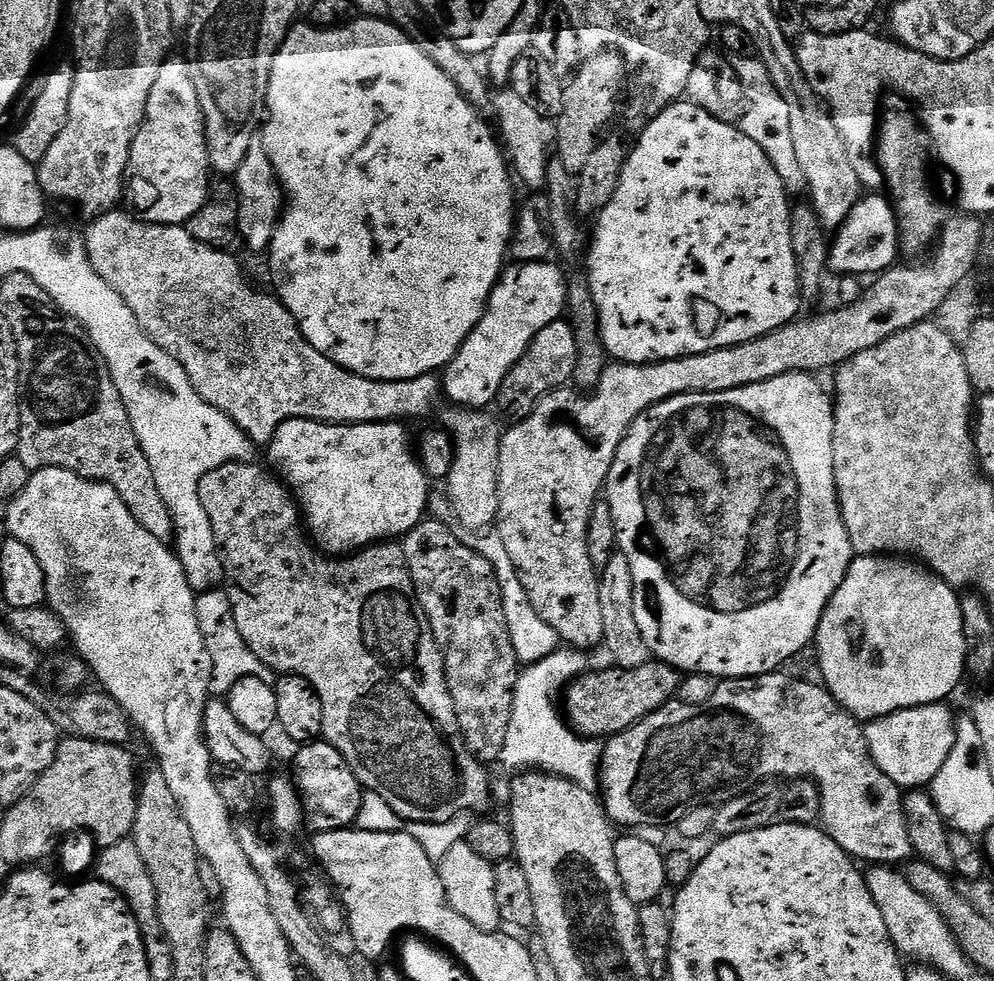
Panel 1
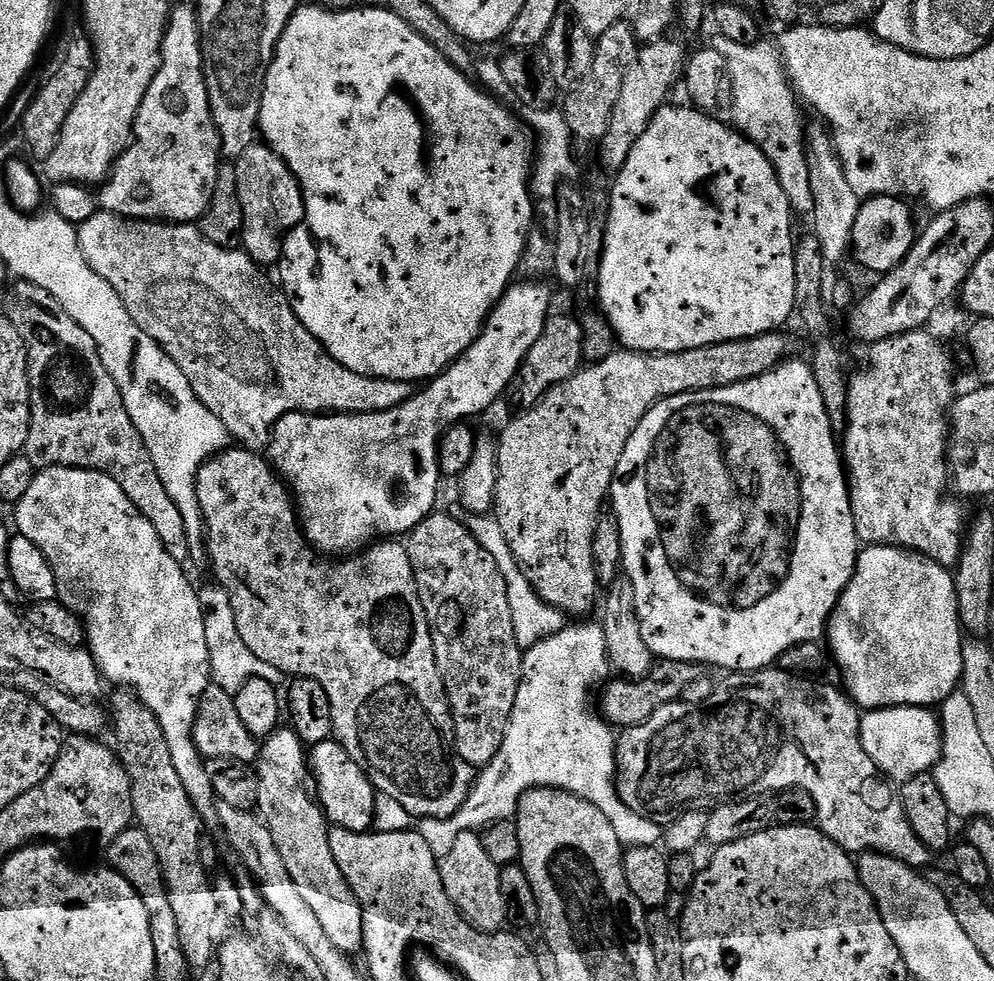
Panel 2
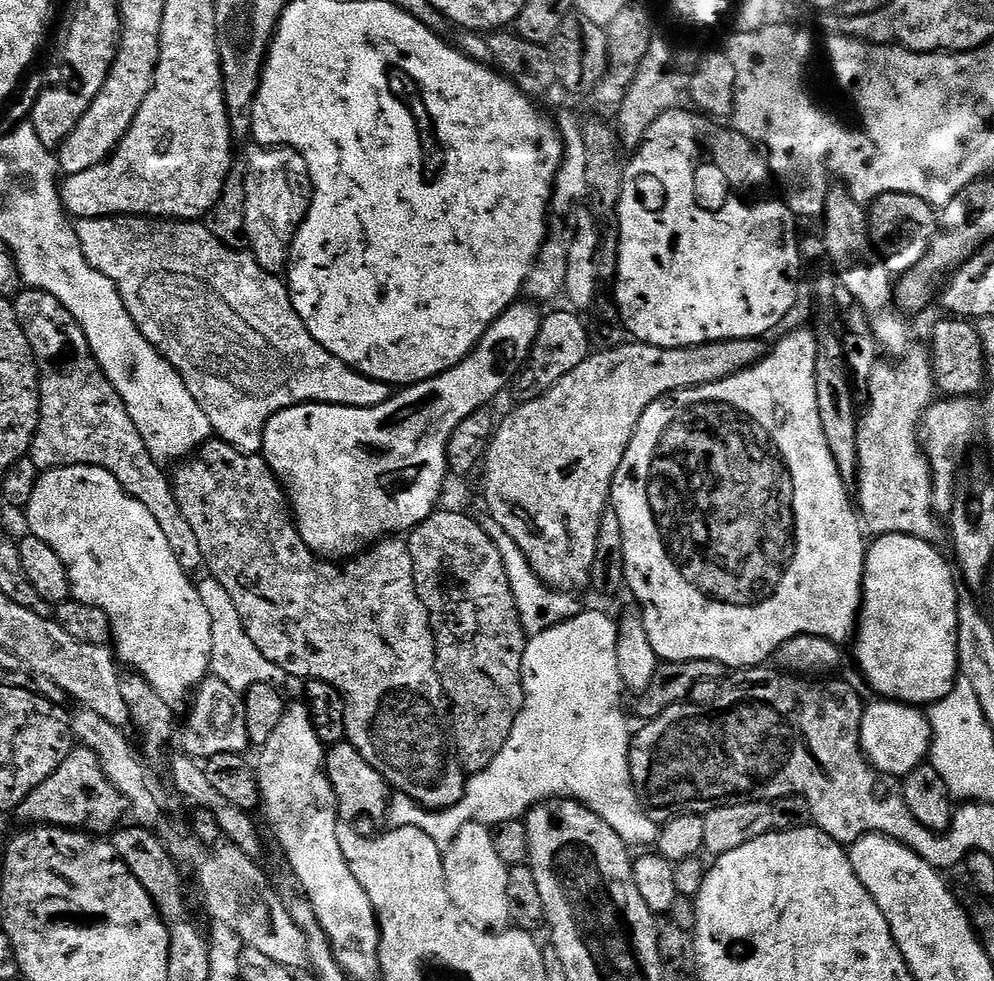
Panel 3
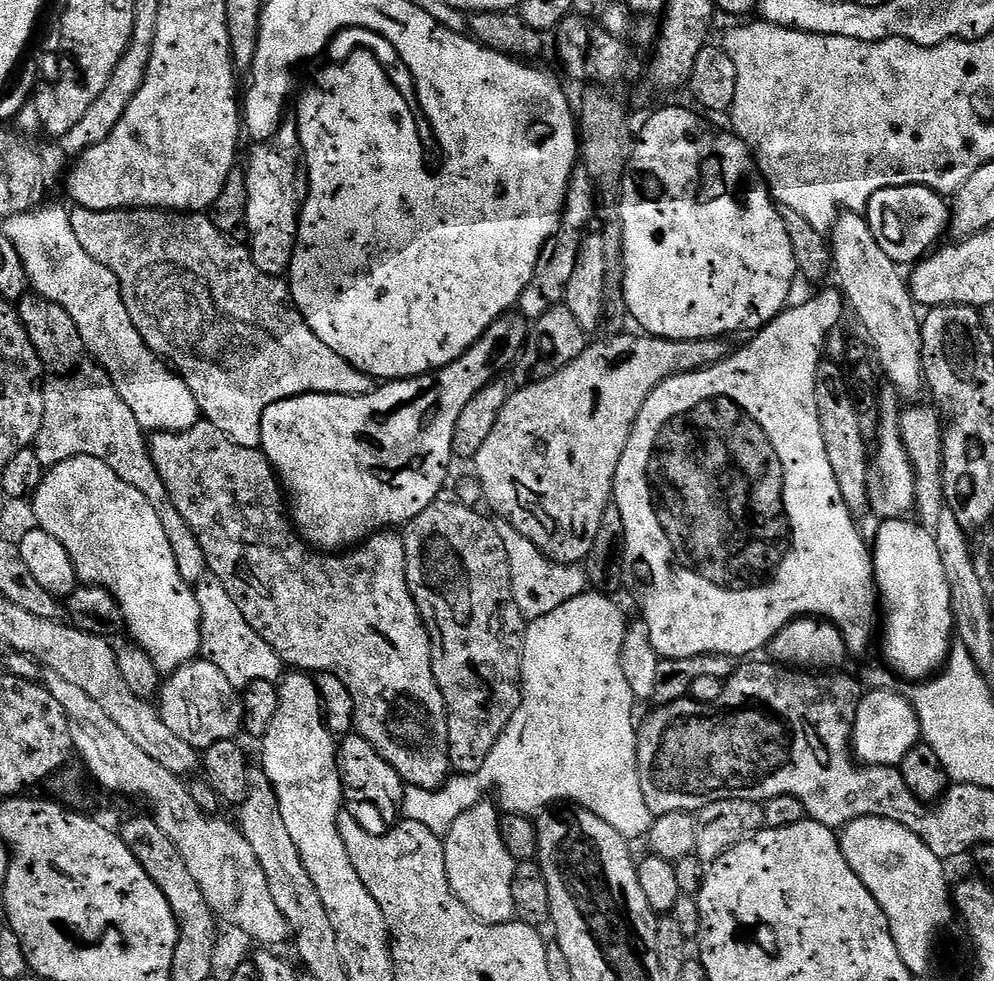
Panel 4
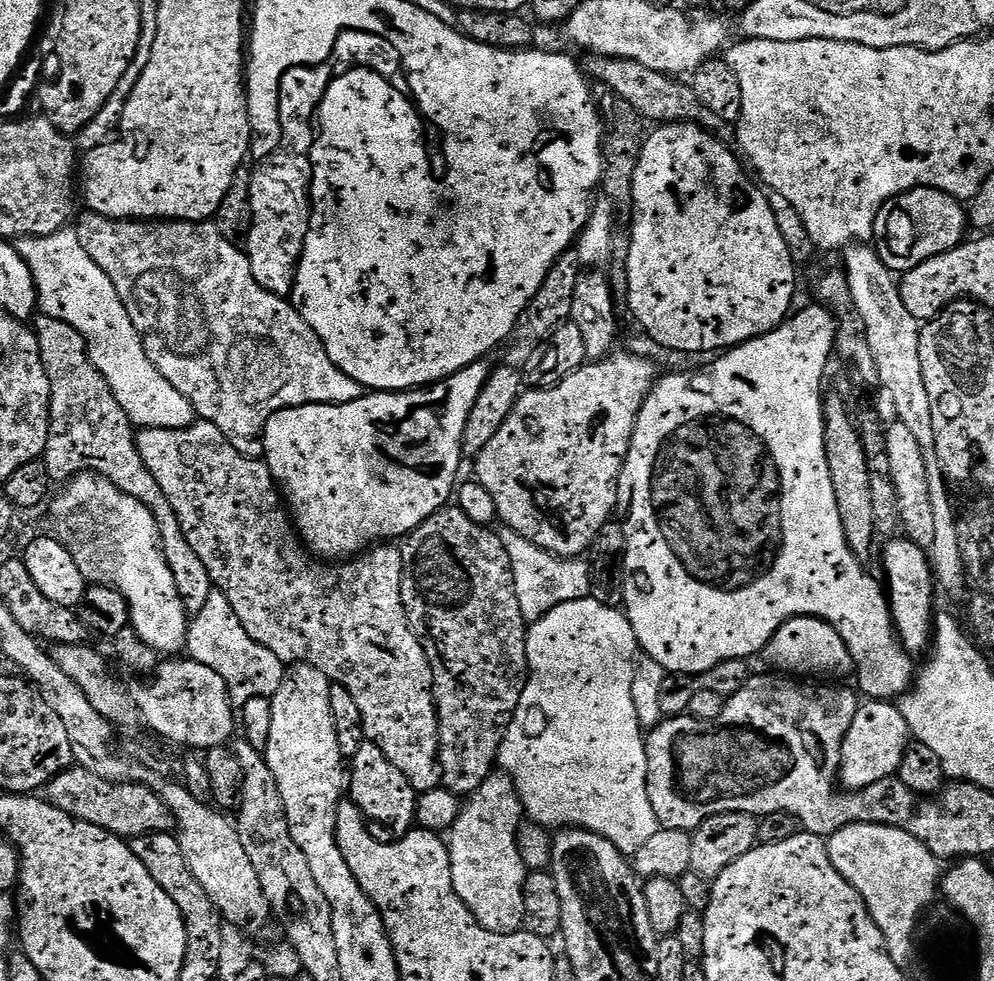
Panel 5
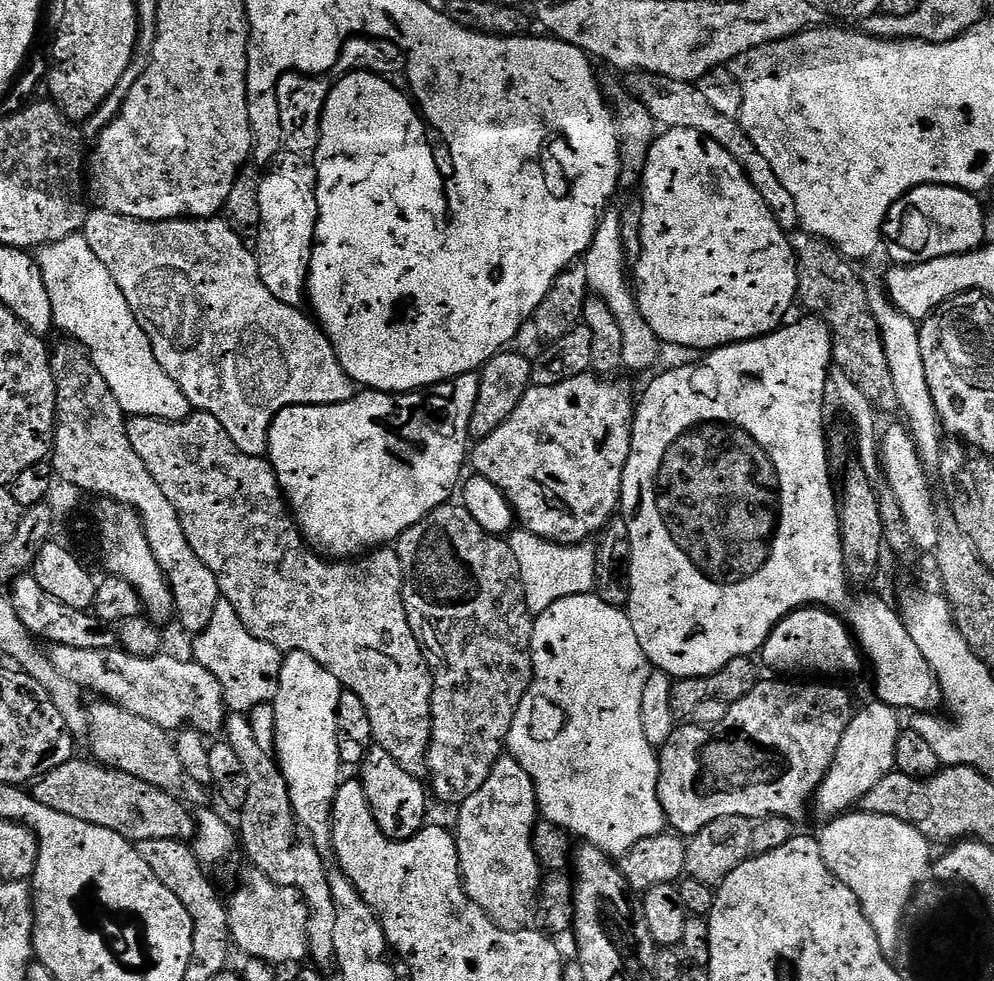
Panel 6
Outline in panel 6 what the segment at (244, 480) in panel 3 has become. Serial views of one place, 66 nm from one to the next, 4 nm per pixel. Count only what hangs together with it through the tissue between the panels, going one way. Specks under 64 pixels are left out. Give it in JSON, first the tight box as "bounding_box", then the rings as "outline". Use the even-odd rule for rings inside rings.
{"bounding_box":[127,411,432,777],"outline":[[[193,411],[186,419],[174,421],[134,416],[127,421],[127,425],[130,446],[134,446],[134,454],[138,454],[142,462],[146,462],[146,470],[150,470],[150,478],[154,478],[154,482],[162,486],[162,494],[170,498],[170,506],[174,506],[194,554],[198,554],[198,558],[206,562],[206,566],[218,582],[221,597],[228,600],[230,606],[234,606],[234,610],[238,610],[238,618],[242,618],[244,625],[258,638],[270,642],[275,648],[279,648],[281,653],[309,656],[317,660],[327,672],[334,674],[334,678],[338,678],[341,685],[347,691],[353,692],[362,702],[368,715],[367,727],[372,728],[372,736],[376,739],[373,741],[384,748],[386,754],[390,754],[390,758],[394,758],[394,762],[398,762],[398,766],[402,766],[411,776],[423,777],[428,771],[428,747],[432,737],[432,669],[428,666],[424,649],[420,647],[419,640],[412,632],[404,609],[404,575],[395,551],[391,547],[384,546],[363,558],[356,558],[351,562],[336,562],[340,564],[327,564],[326,561],[319,560],[316,557],[319,555],[306,543],[288,507],[288,502],[284,499],[284,493],[280,491],[280,483],[271,463],[264,456],[251,456],[243,452],[226,434],[222,422],[218,422],[218,418],[210,414]]]}

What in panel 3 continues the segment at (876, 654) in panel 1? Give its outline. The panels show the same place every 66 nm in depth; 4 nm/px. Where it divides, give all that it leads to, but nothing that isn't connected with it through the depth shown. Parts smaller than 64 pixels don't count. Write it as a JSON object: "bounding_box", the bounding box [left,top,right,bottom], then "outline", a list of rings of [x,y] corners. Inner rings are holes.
{"bounding_box":[854,534,961,706],"outline":[[[892,534],[890,536],[878,536],[875,537],[867,545],[866,548],[866,555],[864,558],[864,599],[860,602],[860,615],[858,617],[858,623],[856,626],[856,631],[854,633],[854,645],[856,644],[856,664],[860,667],[860,672],[864,675],[864,680],[866,683],[869,684],[870,687],[873,688],[874,691],[877,692],[877,697],[883,698],[885,700],[891,700],[893,702],[899,702],[902,704],[911,704],[913,706],[931,706],[939,702],[942,698],[946,698],[946,694],[950,694],[950,690],[955,686],[958,673],[960,671],[959,666],[959,654],[958,654],[958,632],[959,632],[959,598],[961,593],[956,590],[956,580],[958,584],[958,576],[957,573],[954,571],[953,565],[949,563],[947,564],[944,561],[944,556],[942,553],[936,549],[937,545],[935,543],[926,541],[926,540],[919,540],[918,538],[914,538],[913,536],[906,536],[902,534]]]}

